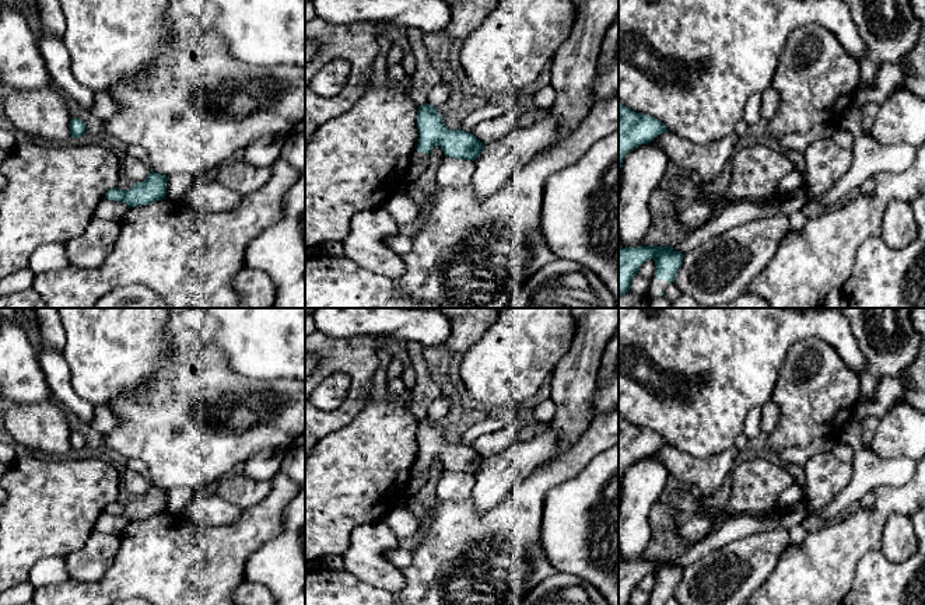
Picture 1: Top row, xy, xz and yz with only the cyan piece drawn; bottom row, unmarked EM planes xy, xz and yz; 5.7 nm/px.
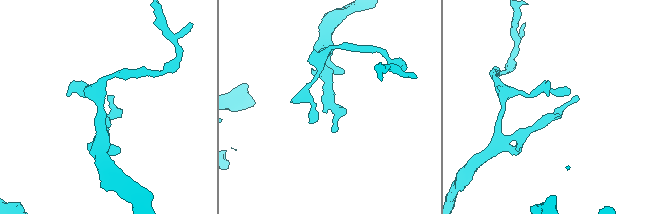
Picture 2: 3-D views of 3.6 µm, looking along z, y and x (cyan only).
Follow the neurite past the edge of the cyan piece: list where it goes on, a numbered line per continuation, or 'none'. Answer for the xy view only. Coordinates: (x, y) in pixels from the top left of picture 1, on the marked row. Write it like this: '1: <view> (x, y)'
none

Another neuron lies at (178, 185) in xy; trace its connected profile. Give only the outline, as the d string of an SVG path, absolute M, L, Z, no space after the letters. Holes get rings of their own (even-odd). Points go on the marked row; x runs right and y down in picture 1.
M189 174L167 175L167 195L165 199L175 203L186 203L186 195L195 185L197 176Z

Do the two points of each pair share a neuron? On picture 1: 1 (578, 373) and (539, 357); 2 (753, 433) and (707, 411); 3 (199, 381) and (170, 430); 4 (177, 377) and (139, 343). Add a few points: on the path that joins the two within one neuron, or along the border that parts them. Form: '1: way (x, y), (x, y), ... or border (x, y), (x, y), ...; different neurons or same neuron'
1: border (575, 336), (575, 345), (557, 364), (550, 377); different neurons
2: border (760, 406), (756, 406), (747, 415), (742, 432); different neurons
3: way (184, 381), (170, 395), (170, 415); same neuron
4: border (164, 336), (171, 364), (157, 369), (140, 388); different neurons

